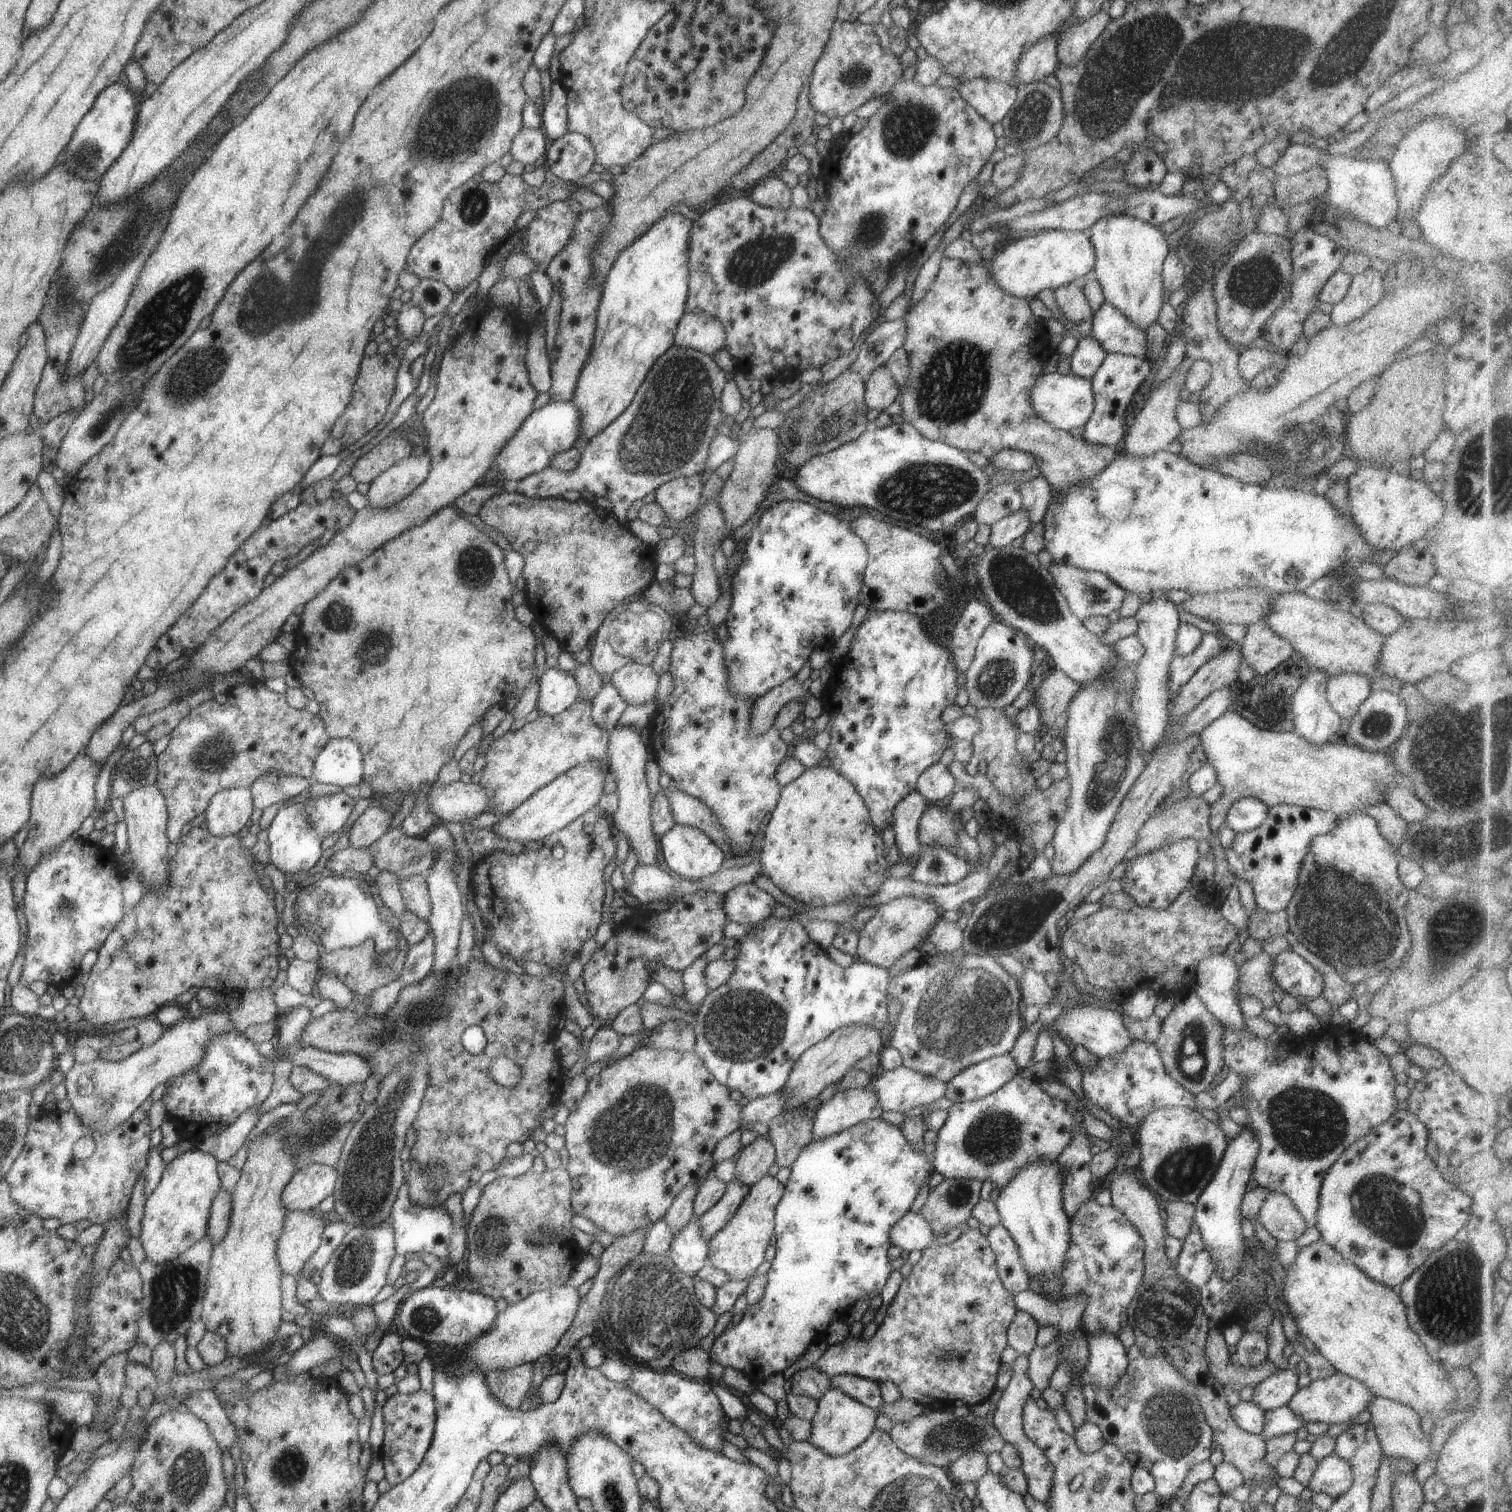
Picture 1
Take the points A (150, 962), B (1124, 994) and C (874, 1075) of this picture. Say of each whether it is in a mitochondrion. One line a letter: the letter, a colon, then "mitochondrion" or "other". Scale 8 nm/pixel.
A: other
B: other
C: other

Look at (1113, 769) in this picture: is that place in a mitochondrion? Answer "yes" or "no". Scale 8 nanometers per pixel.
yes

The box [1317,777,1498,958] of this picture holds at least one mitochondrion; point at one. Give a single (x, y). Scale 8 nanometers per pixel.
(1456, 845)

